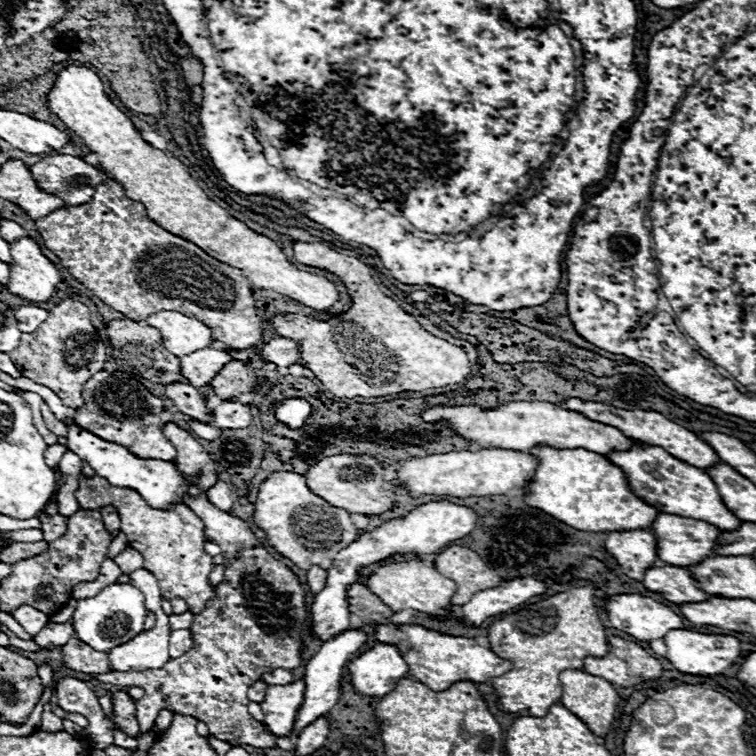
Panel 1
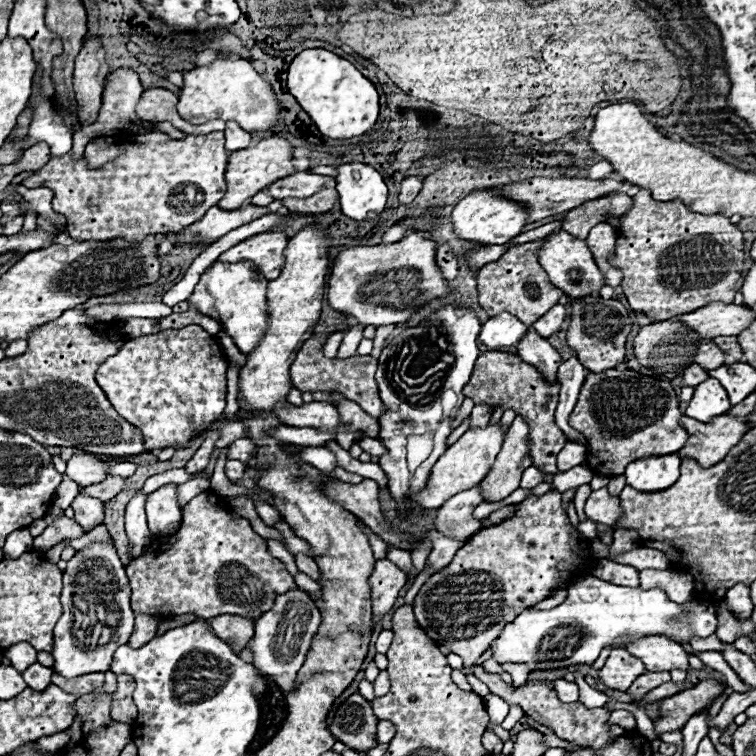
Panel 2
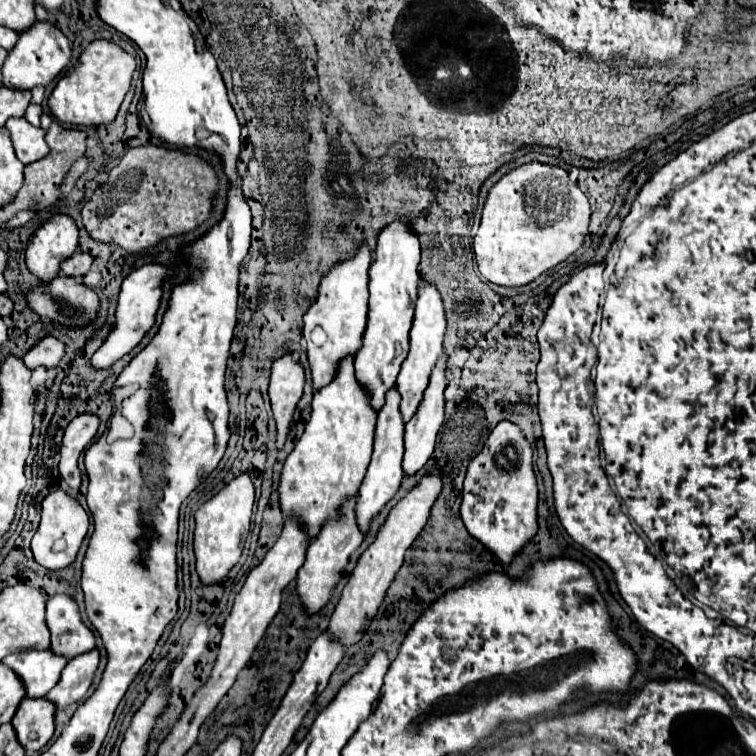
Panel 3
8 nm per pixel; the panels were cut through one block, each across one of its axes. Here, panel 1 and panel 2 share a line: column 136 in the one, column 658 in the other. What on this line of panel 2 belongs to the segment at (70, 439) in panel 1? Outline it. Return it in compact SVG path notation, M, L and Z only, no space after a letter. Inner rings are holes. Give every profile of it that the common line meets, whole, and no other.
M676 454L652 456L626 466L626 484L638 492L662 492L680 476L680 458Z

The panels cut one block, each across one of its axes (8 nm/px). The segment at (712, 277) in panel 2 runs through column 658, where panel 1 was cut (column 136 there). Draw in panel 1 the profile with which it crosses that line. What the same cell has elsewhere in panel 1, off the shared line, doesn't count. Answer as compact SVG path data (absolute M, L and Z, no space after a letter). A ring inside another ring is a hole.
M114 180L98 184L94 196L86 204L62 208L62 214L50 212L50 216L36 220L36 228L46 248L50 248L62 260L62 266L80 284L84 284L104 304L122 312L130 320L138 322L146 320L158 310L174 310L190 318L202 320L202 324L206 324L212 330L214 340L224 342L234 350L254 348L262 342L262 322L254 306L252 288L242 270L214 260L196 244L176 234L170 234L168 230L154 224L146 216L146 206L136 200L130 200L124 194L122 186Z

